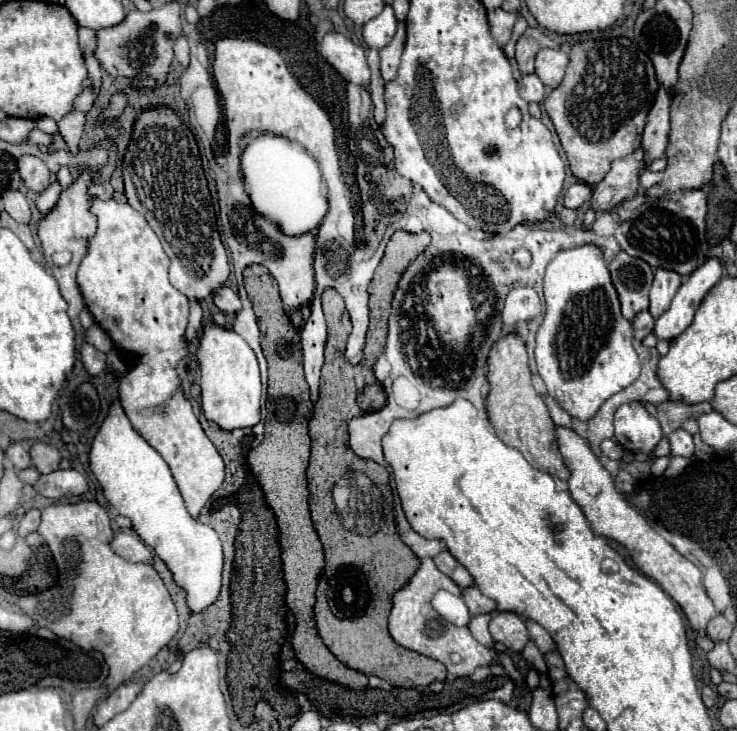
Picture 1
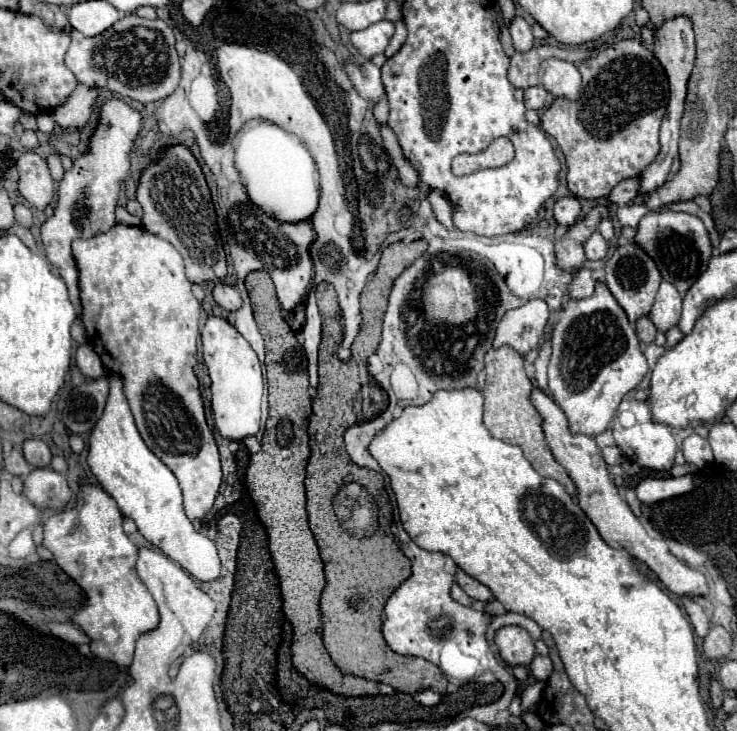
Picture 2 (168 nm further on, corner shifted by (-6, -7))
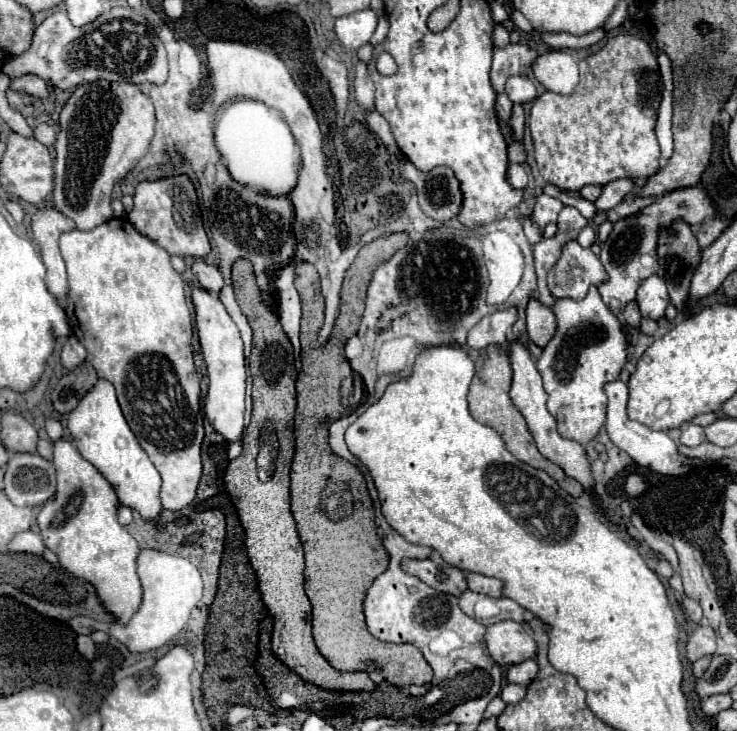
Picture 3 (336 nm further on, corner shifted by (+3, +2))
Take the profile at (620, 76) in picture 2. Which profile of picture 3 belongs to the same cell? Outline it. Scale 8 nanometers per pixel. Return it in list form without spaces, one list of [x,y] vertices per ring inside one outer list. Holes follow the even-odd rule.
[[[620,33],[612,37],[600,51],[580,61],[580,83],[568,97],[546,91],[530,109],[530,133],[534,141],[534,157],[540,175],[562,191],[580,191],[584,185],[606,185],[616,179],[648,179],[660,167],[660,147],[654,135],[658,107],[662,101],[662,77],[656,55],[650,45],[638,37]]]

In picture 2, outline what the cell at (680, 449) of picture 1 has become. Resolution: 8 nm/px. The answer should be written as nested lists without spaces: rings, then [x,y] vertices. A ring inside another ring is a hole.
[[[691,434],[689,438],[685,438],[681,450],[683,450],[687,464],[693,464],[697,468],[703,468],[713,462],[713,452],[711,452],[709,442],[697,434]]]

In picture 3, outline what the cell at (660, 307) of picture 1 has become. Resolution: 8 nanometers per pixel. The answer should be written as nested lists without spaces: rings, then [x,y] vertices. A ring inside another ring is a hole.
[[[652,275],[648,277],[640,289],[638,289],[638,295],[636,295],[636,301],[638,301],[638,307],[640,307],[640,313],[642,317],[648,317],[648,319],[660,319],[664,317],[664,309],[668,307],[670,303],[670,297],[666,293],[666,285],[664,281],[658,277],[658,275]]]

